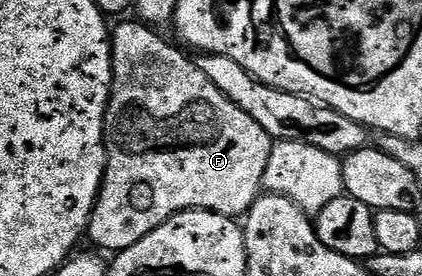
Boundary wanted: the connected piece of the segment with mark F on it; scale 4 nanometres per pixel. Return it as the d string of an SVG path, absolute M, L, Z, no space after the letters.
M133 21L133 23L120 23L117 27L115 24L114 30L111 32L112 92L108 98L108 108L104 118L104 144L108 160L104 170L104 180L100 186L100 196L96 199L86 232L87 238L89 240L92 238L92 243L96 246L93 248L104 253L109 253L108 251L119 253L130 249L130 245L142 241L142 237L146 237L154 229L158 229L158 225L162 225L167 219L177 215L179 211L213 211L229 217L247 216L248 210L252 208L252 202L259 199L262 194L266 161L270 161L270 149L274 141L266 133L266 129L262 129L262 125L258 125L258 121L254 121L254 117L242 113L242 109L238 109L238 105L234 105L234 101L227 99L210 81L210 77L206 77L206 73L202 73L202 69L196 67L191 58L188 60L174 44L167 43L156 31L159 30L139 21Z

